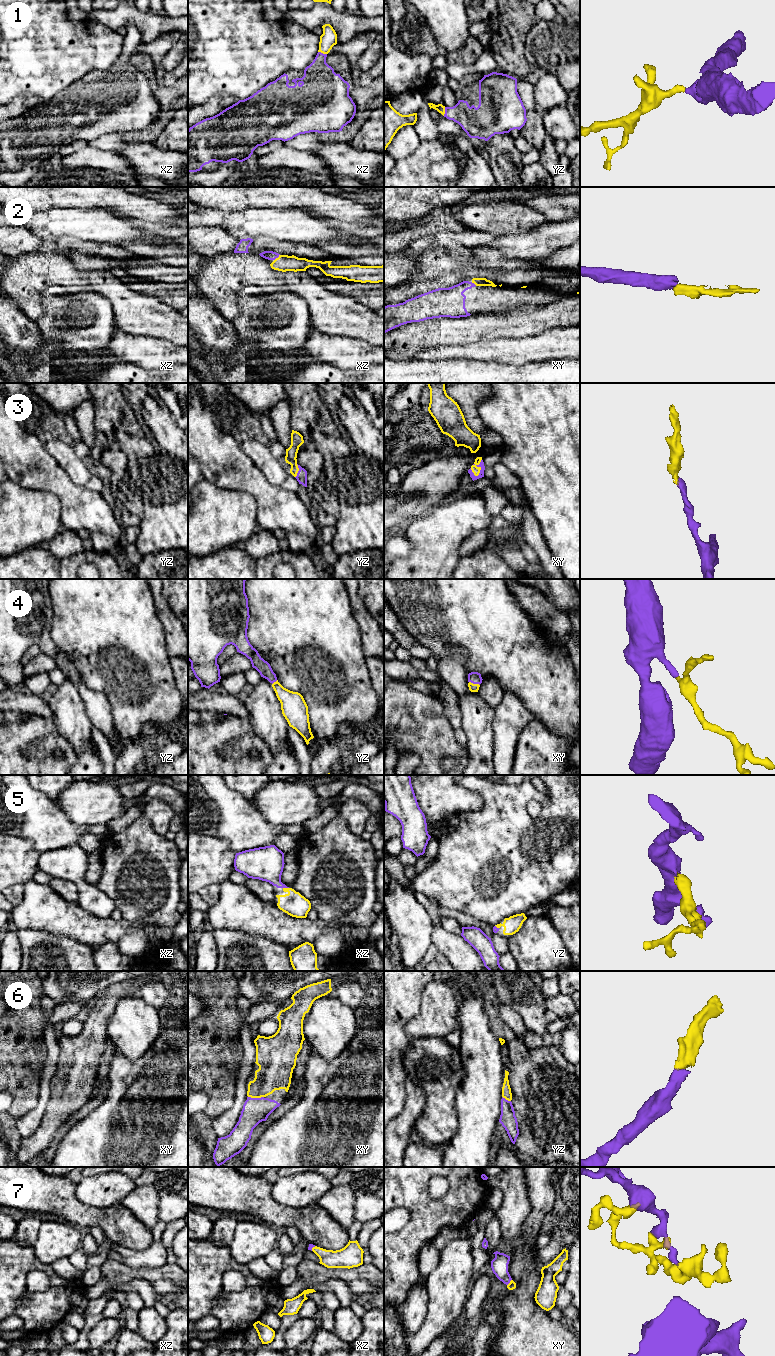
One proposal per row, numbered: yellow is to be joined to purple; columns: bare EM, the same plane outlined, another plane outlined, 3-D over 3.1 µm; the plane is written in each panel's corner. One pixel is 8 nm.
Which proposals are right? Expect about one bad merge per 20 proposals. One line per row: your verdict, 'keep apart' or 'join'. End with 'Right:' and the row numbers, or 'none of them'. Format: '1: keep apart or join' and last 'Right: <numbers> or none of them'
1: join
2: join
3: join
4: join
5: join
6: join
7: join
Right: 1, 2, 3, 4, 5, 6, 7

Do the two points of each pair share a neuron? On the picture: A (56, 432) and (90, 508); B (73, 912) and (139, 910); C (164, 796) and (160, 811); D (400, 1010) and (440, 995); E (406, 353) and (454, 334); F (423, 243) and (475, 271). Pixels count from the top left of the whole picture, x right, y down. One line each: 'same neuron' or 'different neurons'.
A: different neurons
B: different neurons
C: different neurons
D: different neurons
E: same neuron
F: different neurons

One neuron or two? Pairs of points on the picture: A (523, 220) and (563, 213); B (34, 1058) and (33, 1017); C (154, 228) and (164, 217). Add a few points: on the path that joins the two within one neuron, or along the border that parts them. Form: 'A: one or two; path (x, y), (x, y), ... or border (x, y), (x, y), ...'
A: two; border (525, 204), (539, 211), (549, 221)
B: two; border (43, 1037), (31, 1040), (24, 1052), (25, 1059)
C: two; border (136, 218), (142, 221), (177, 222)

